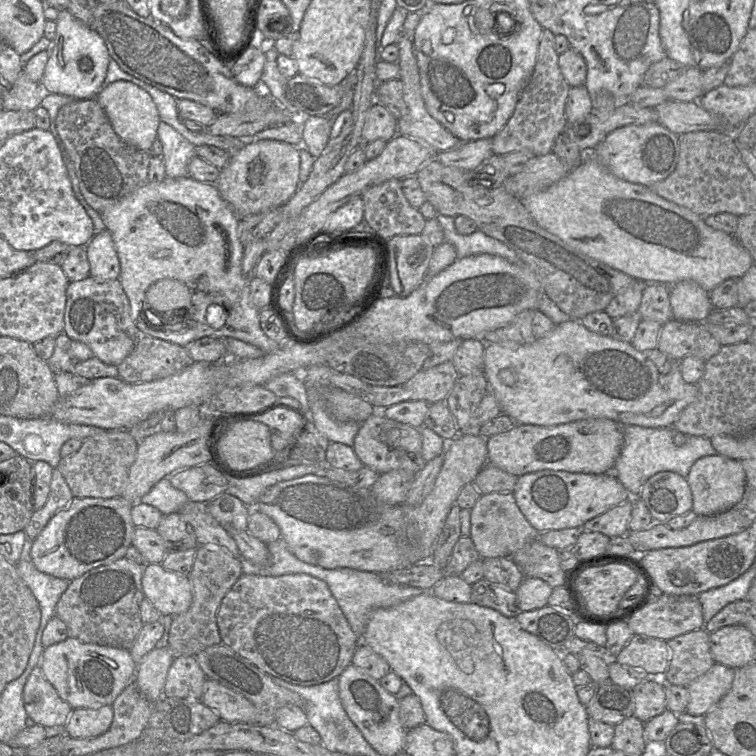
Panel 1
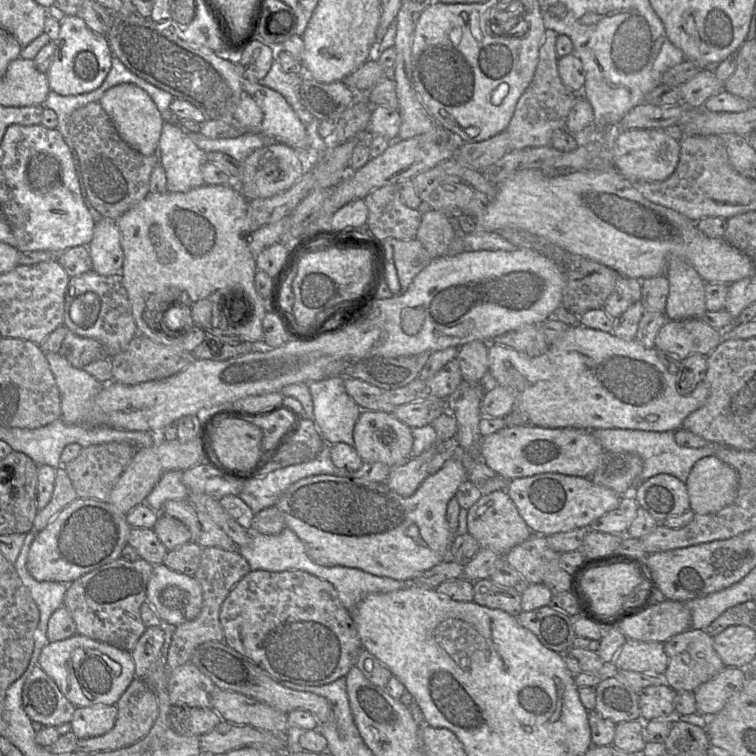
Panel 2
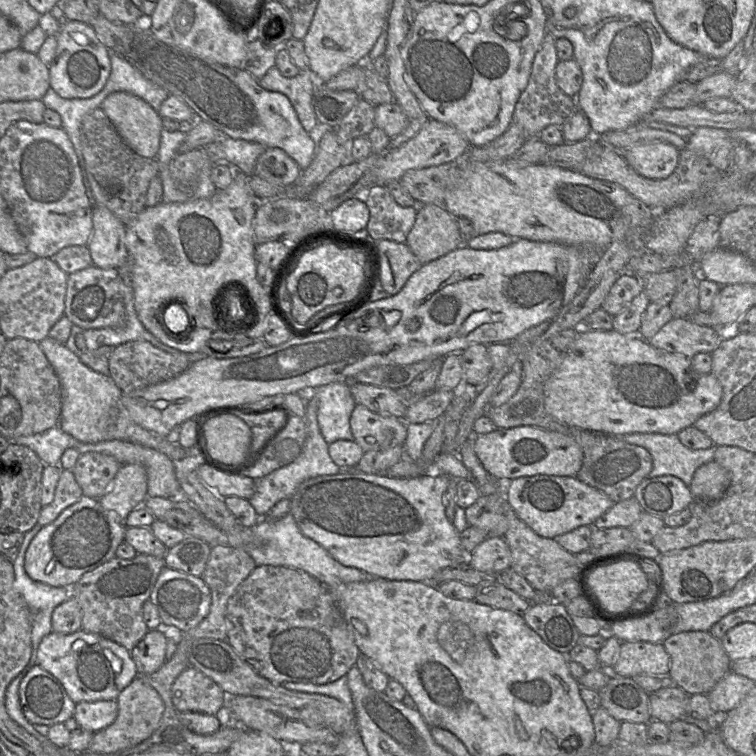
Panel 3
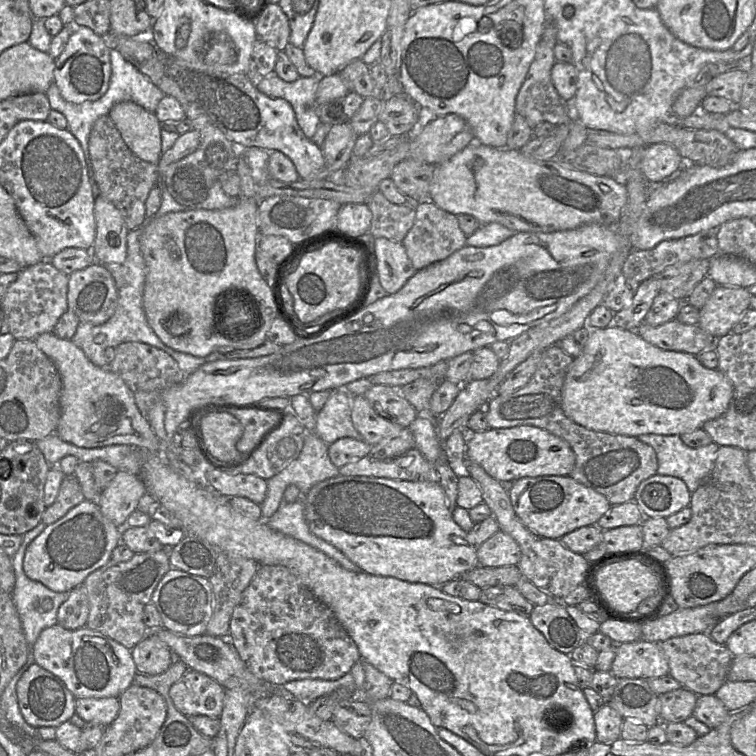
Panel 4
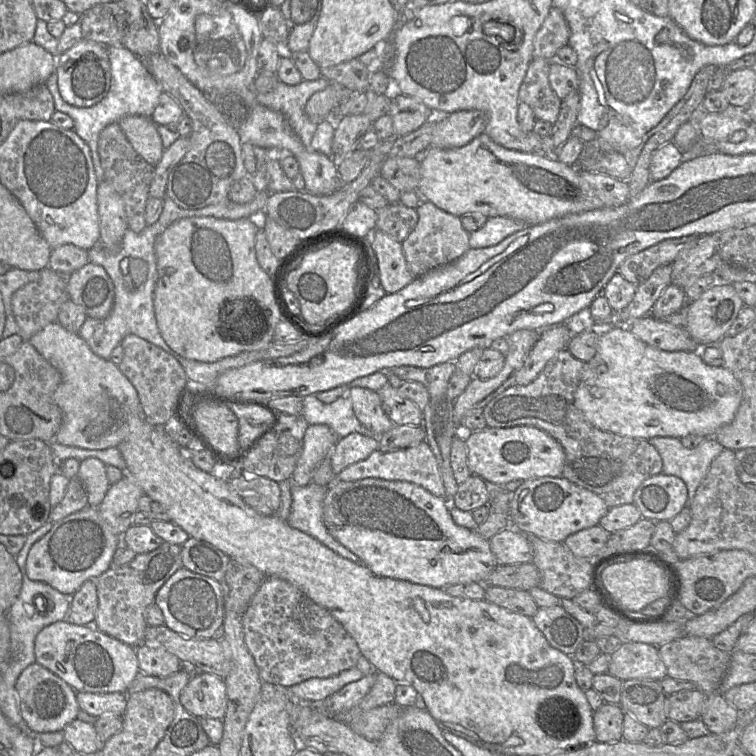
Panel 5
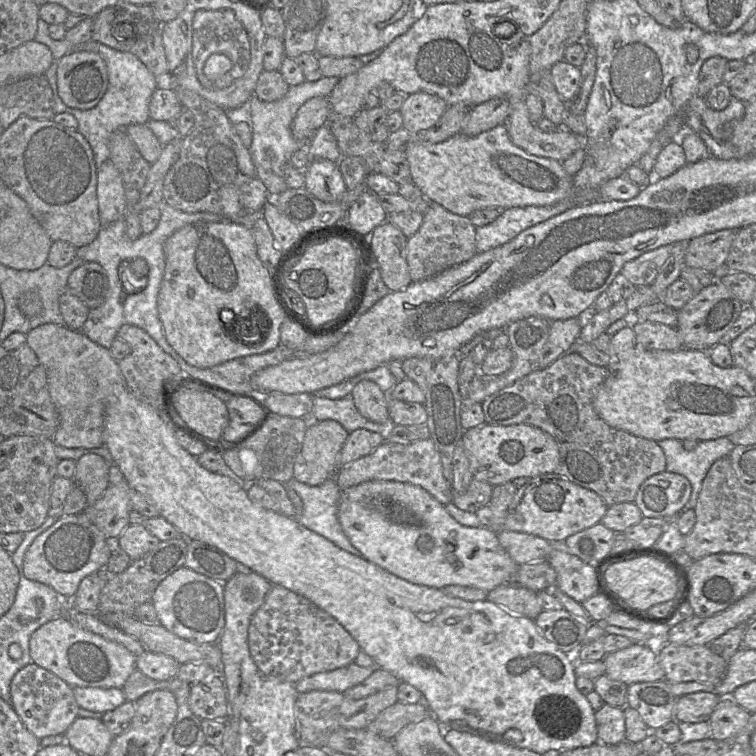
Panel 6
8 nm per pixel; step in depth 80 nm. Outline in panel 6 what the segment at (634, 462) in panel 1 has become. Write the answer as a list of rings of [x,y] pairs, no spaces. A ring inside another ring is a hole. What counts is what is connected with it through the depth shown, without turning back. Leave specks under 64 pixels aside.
[[[727,438],[701,441],[693,451],[686,451],[677,439],[657,442],[666,457],[666,471],[686,477],[692,487],[683,512],[695,508],[704,478],[715,461],[728,457],[735,445]]]

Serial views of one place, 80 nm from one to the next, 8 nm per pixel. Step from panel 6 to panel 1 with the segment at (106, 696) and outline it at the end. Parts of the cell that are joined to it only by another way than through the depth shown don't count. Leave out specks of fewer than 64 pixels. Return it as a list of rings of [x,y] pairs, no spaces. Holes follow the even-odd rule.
[[[111,705],[75,708],[65,724],[66,734],[75,739],[98,737],[110,728],[112,721]]]

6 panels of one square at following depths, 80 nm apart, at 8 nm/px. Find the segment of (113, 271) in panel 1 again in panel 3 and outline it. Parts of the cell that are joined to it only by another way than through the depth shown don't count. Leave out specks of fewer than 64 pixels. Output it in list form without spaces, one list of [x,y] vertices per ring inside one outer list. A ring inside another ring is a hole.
[[[105,206],[93,208],[93,232],[87,247],[98,268],[119,269],[129,262],[126,226]]]

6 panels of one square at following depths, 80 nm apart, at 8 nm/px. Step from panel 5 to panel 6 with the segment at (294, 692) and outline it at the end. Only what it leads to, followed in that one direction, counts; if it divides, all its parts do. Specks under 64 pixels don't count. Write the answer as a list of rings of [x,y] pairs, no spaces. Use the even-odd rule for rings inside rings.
[[[352,662],[347,666],[332,671],[305,677],[295,684],[295,688],[298,694],[314,690],[343,693],[347,689],[365,681],[377,669],[378,667],[376,665],[361,667],[356,662]]]

